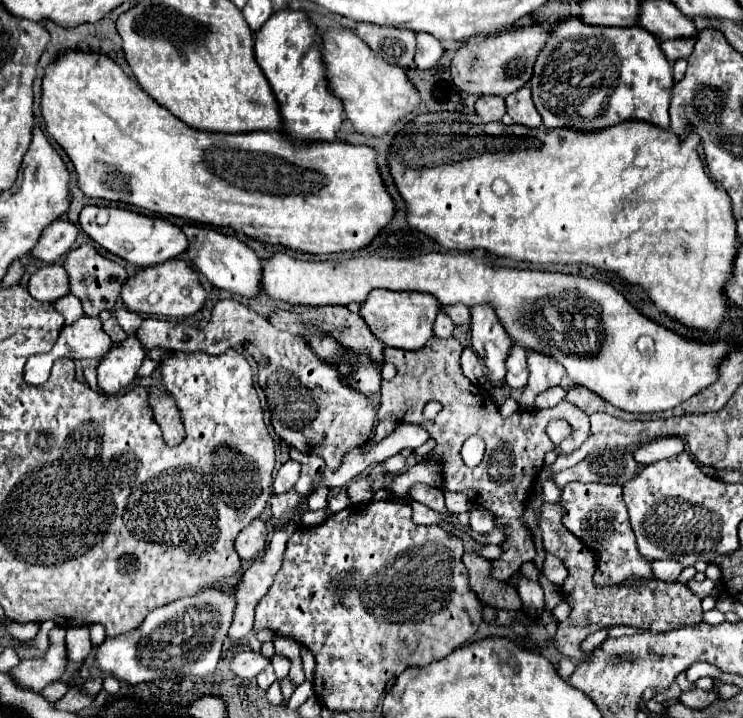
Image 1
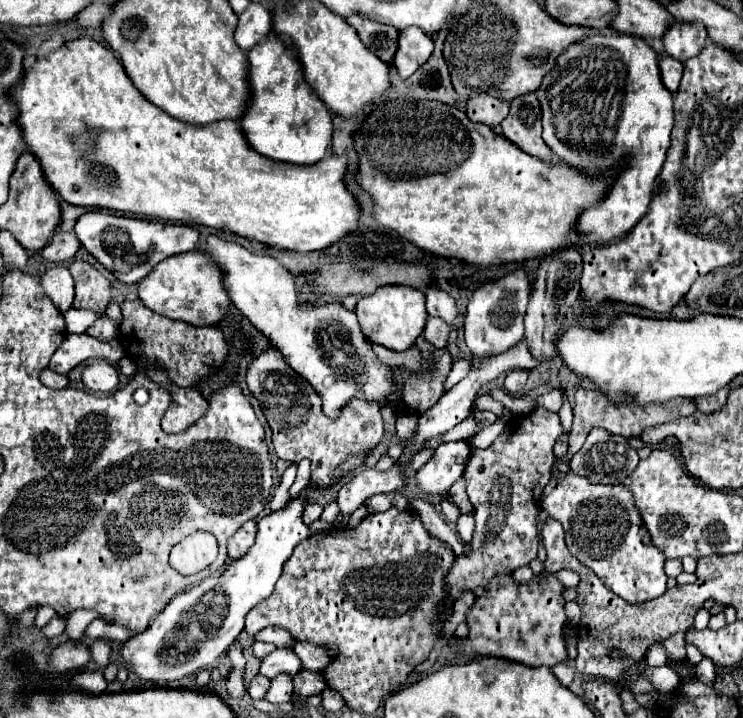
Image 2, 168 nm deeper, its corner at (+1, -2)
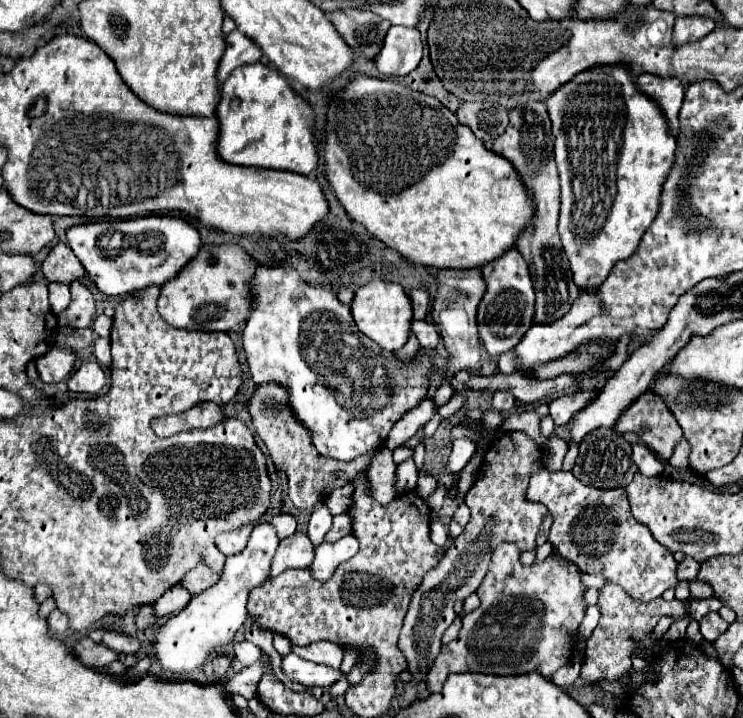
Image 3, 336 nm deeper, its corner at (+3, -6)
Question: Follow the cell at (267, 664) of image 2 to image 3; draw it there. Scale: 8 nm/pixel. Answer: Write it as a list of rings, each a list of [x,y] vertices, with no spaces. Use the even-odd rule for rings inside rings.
[[[289,654],[283,658],[283,674],[293,680],[299,682],[303,686],[329,686],[333,682],[337,682],[341,678],[341,670],[333,670],[333,668],[325,668],[321,664],[313,664],[309,660],[303,660],[295,654]]]

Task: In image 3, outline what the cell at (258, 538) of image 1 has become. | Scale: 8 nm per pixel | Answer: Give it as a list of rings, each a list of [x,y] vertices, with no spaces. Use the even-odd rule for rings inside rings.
[[[247,524],[245,528],[239,528],[237,532],[225,532],[225,534],[217,536],[217,548],[219,548],[225,556],[239,554],[241,550],[245,550],[251,530],[253,530],[253,524],[251,524],[251,526]]]

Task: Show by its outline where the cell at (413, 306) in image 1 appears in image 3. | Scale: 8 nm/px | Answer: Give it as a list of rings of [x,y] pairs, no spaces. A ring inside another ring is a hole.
[[[373,280],[373,282],[361,286],[355,292],[355,298],[353,298],[353,304],[351,304],[351,314],[355,318],[357,328],[389,352],[403,348],[409,340],[411,324],[413,324],[413,306],[411,306],[411,300],[405,294],[401,284]]]

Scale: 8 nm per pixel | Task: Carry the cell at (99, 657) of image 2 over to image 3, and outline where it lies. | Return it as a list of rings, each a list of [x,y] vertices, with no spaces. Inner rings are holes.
[[[95,630],[89,634],[91,640],[95,640],[97,644],[103,644],[111,650],[115,650],[117,654],[133,654],[139,650],[139,640],[119,634],[119,632],[109,632],[109,630]]]

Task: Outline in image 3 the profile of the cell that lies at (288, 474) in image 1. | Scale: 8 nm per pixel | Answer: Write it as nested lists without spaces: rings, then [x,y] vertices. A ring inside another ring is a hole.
[[[285,512],[273,514],[269,522],[271,522],[273,528],[277,530],[277,536],[279,536],[279,538],[287,538],[287,536],[291,536],[291,534],[295,532],[295,528],[297,528],[295,518],[293,518],[291,514],[285,514]]]

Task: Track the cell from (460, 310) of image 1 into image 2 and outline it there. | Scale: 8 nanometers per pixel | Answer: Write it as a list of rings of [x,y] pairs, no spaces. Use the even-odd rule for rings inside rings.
[[[427,288],[425,298],[427,298],[427,314],[429,316],[437,316],[445,322],[453,322],[459,316],[455,300],[449,294],[445,294],[443,290]]]

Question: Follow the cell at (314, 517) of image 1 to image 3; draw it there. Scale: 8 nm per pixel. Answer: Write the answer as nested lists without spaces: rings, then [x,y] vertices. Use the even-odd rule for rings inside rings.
[[[345,484],[345,486],[337,488],[337,490],[333,490],[333,492],[327,496],[325,504],[327,504],[329,512],[331,512],[333,516],[337,516],[337,514],[349,510],[351,500],[353,500],[353,484]]]

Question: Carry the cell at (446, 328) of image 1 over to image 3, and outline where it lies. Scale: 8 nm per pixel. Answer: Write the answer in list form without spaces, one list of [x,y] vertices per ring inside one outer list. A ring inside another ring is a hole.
[[[421,320],[421,322],[413,322],[413,334],[417,336],[419,344],[425,348],[425,350],[435,350],[437,344],[441,342],[441,334],[437,330],[437,326],[429,320]]]

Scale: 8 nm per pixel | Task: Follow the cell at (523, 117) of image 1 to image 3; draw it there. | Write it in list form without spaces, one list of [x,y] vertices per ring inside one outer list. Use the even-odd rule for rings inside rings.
[[[529,102],[525,106],[517,106],[509,112],[509,126],[495,140],[493,150],[505,156],[525,178],[527,188],[533,192],[537,202],[537,214],[533,226],[519,236],[515,248],[521,252],[525,262],[529,264],[533,288],[535,288],[535,322],[555,322],[565,316],[573,302],[579,296],[579,286],[573,280],[573,272],[569,266],[569,258],[561,246],[561,238],[557,232],[559,220],[559,176],[553,158],[553,134],[549,128],[549,116],[545,112],[543,102]]]

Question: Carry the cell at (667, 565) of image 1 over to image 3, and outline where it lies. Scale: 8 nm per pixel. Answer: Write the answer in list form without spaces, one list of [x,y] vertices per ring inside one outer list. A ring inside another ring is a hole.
[[[683,558],[681,562],[679,562],[679,566],[677,566],[677,578],[679,580],[693,580],[695,578],[695,574],[697,574],[697,568],[699,568],[699,562],[695,562],[693,558]]]

